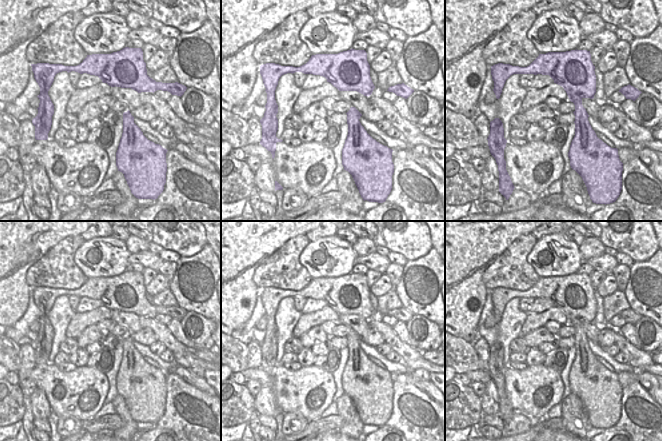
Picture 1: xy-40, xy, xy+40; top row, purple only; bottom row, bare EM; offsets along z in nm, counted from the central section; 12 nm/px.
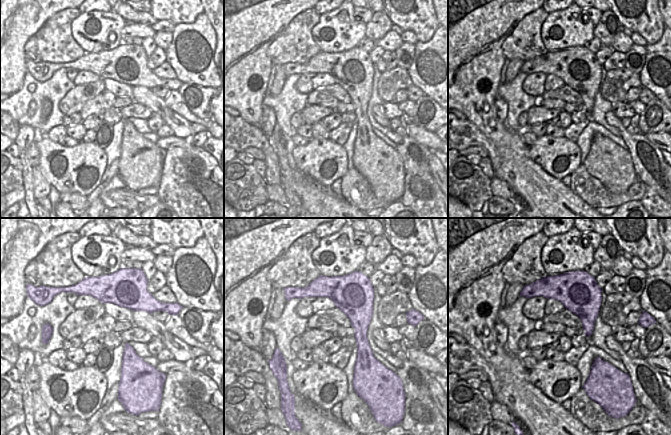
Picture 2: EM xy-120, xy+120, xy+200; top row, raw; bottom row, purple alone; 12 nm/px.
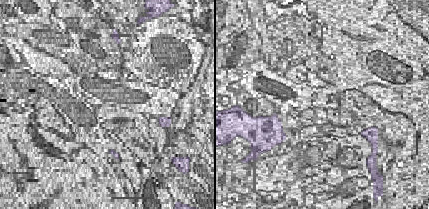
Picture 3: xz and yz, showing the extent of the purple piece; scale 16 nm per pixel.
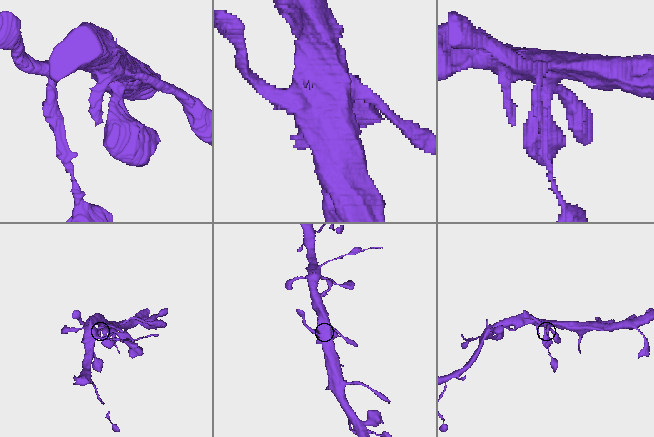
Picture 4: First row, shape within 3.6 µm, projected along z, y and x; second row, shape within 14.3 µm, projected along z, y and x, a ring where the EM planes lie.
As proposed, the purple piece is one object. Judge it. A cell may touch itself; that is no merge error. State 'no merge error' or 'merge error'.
no merge error

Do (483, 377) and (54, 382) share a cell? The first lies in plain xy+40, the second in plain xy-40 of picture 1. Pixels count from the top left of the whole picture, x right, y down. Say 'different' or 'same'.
same

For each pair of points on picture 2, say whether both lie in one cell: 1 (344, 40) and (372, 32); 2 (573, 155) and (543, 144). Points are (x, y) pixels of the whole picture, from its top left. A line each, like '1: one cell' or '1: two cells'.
1: two cells
2: one cell

